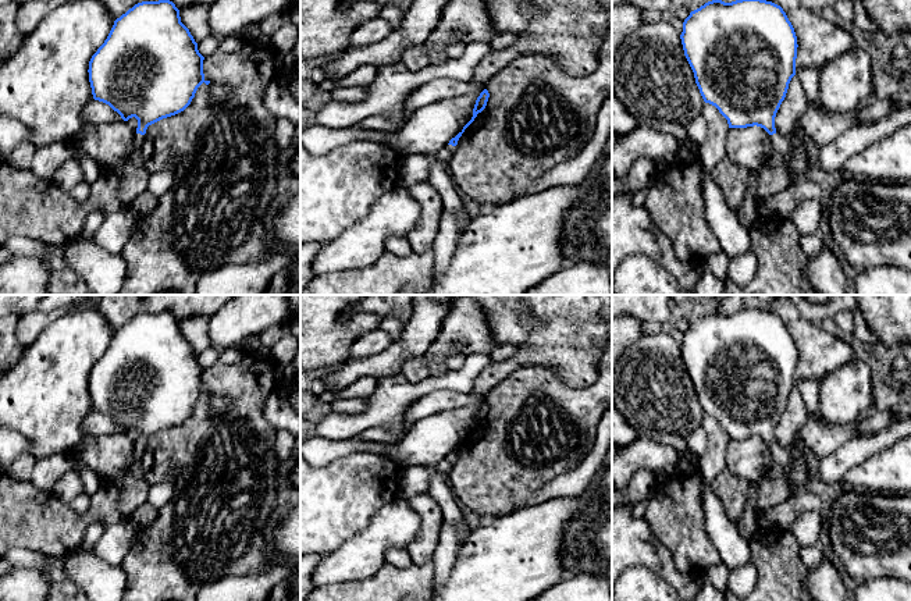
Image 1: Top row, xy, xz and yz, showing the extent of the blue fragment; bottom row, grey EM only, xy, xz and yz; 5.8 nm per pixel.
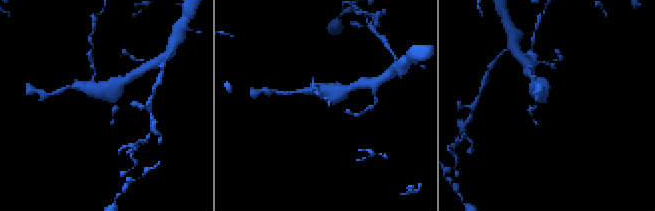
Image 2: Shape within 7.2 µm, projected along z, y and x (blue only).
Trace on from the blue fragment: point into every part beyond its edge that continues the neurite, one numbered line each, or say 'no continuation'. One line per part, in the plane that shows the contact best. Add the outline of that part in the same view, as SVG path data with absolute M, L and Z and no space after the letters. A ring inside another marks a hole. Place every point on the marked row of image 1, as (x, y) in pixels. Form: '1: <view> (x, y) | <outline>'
1: xy (139, 139) | M135 134L134 150L132 150L131 156L128 159L124 159L124 160L118 161L115 166L107 167L107 168L108 170L118 170L120 167L122 167L124 164L127 164L128 161L131 161L134 159L138 159L143 142L145 142L145 135Z

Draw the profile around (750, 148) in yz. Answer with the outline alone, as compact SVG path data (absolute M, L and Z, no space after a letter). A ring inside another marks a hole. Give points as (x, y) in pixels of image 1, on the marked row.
M757 125L729 128L726 156L747 171L759 170L773 159L772 135Z

